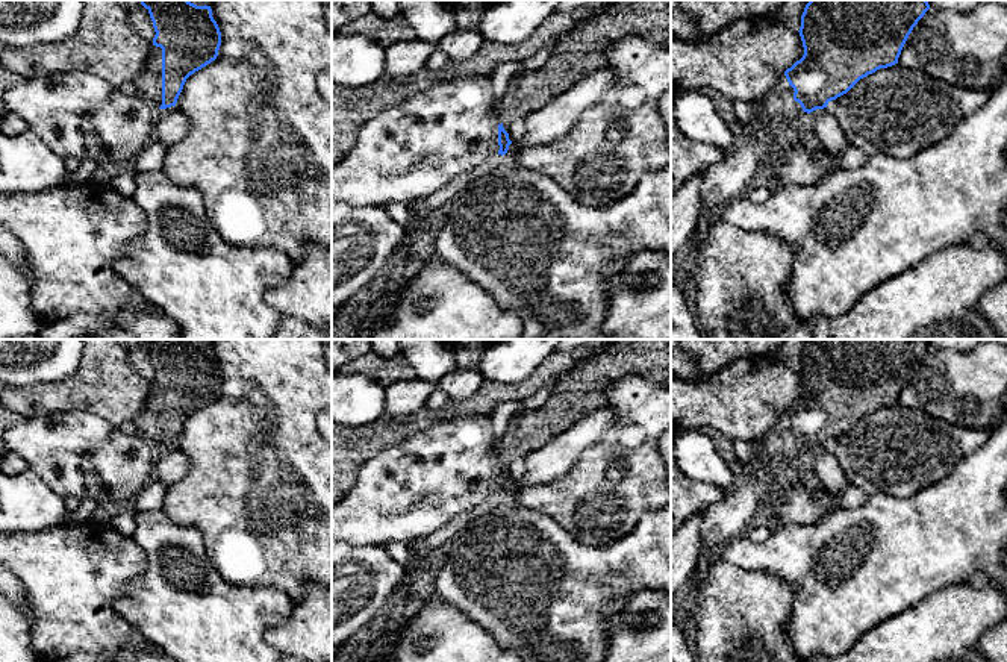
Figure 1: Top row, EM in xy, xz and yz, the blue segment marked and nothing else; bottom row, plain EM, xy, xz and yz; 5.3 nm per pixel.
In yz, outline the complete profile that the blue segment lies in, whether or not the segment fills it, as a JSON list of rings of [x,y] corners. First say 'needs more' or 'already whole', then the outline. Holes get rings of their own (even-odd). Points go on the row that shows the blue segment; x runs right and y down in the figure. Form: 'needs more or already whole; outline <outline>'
needs more; outline [[[810,0],[798,30],[804,55],[757,101],[759,115],[753,126],[792,129],[803,112],[827,108],[860,79],[898,64],[909,35],[928,9],[927,0]]]

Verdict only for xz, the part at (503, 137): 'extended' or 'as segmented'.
extended

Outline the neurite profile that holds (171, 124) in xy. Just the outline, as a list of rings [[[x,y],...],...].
[[[177,106],[161,109],[156,115],[151,142],[161,142],[170,148],[188,135],[189,127],[189,120]]]

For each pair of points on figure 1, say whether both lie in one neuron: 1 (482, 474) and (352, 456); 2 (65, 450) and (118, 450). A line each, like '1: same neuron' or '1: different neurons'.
1: different neurons
2: same neuron

